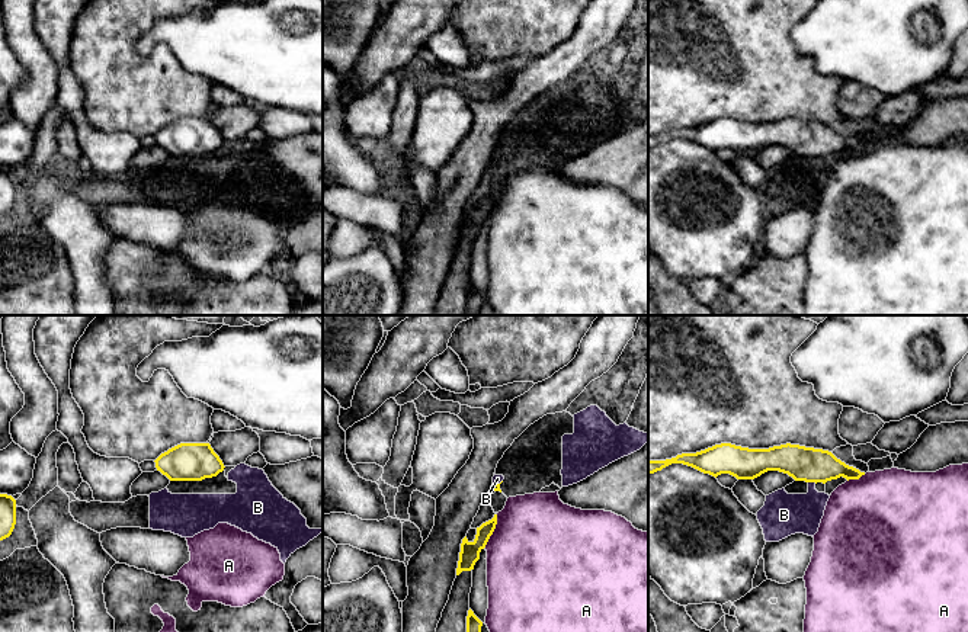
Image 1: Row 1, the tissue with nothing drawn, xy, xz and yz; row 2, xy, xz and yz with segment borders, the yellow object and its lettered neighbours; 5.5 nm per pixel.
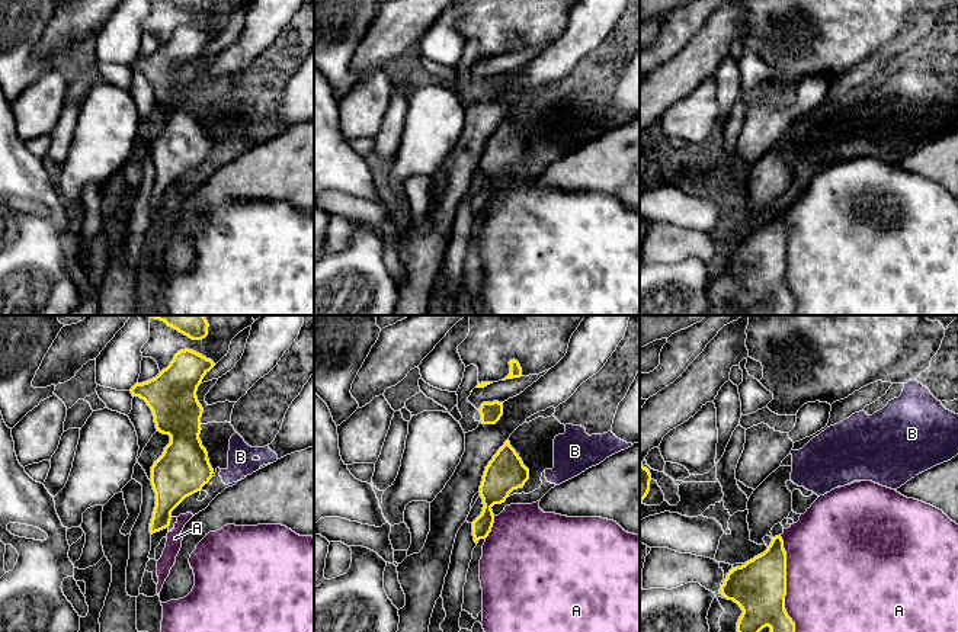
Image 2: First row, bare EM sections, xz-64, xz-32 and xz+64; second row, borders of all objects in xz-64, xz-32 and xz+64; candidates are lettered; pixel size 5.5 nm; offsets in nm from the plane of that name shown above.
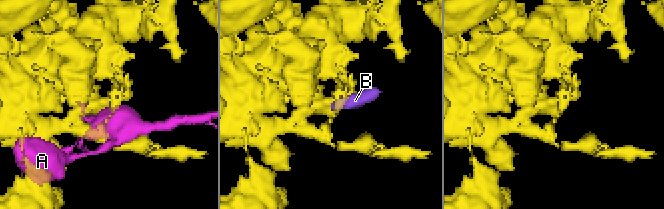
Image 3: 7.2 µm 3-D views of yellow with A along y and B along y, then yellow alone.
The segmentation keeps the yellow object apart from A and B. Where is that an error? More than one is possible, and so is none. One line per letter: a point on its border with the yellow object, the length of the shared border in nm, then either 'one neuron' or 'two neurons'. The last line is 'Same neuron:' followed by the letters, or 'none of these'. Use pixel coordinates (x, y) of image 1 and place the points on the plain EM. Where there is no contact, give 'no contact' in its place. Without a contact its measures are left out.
A: meets yellow in xz at (493, 205); contact 200 nm long; two neurons
B: meets yellow in yz at (813, 156); contact 50 nm long; two neurons
Same neuron: none of these

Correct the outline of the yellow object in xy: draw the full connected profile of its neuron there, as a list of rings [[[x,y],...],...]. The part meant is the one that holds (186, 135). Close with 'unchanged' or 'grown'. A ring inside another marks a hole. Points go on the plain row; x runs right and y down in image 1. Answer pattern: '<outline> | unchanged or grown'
[[[180,118],[161,128],[156,142],[170,155],[202,155],[224,145],[224,138],[209,118]]] | unchanged

